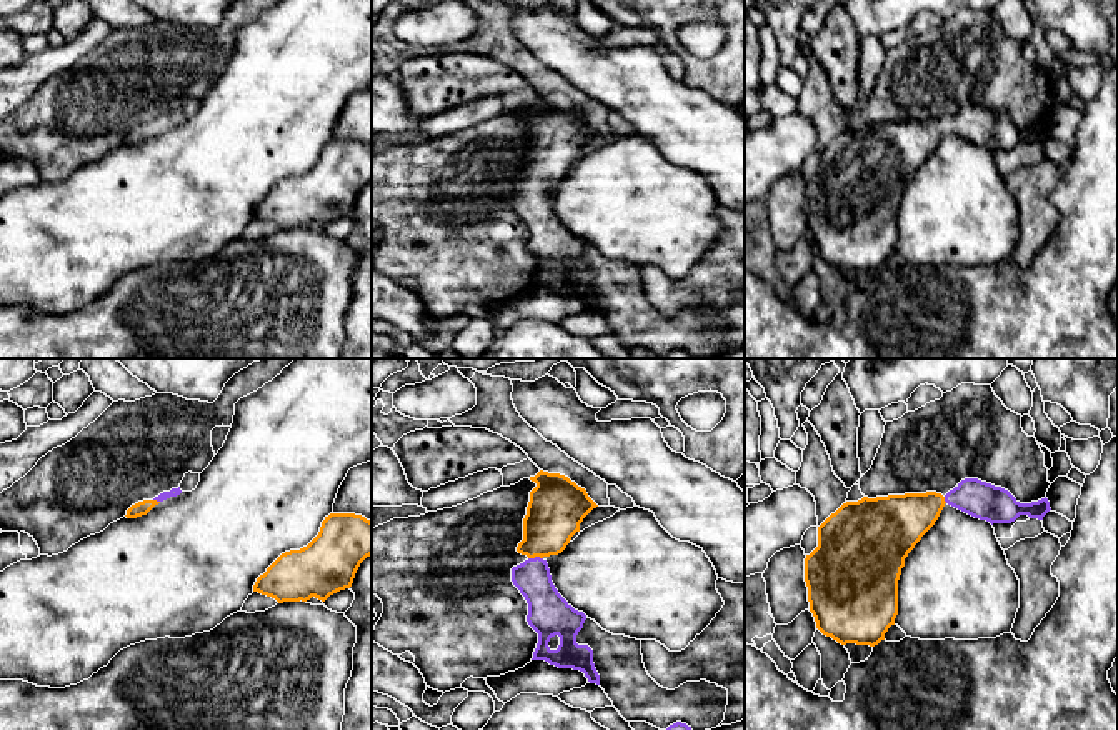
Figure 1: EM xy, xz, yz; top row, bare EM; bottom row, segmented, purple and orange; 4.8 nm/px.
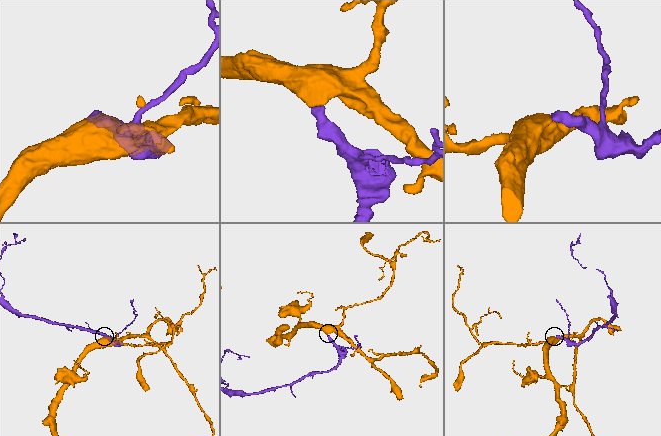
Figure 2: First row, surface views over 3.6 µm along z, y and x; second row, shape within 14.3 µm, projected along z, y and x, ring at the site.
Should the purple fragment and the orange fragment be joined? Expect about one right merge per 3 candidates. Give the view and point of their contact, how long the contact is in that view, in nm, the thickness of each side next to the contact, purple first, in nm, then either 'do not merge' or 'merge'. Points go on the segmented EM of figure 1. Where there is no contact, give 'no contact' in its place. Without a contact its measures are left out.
xz (535, 557) | 70 nm | 180/280 nm | merge

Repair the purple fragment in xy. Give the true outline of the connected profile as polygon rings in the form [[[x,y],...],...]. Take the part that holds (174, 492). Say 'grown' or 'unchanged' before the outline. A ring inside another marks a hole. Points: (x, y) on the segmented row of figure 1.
grown; [[[180,487],[178,488],[172,488],[170,492],[163,492],[160,493],[158,497],[155,497],[153,500],[143,500],[143,502],[138,502],[135,505],[132,505],[128,510],[127,510],[127,518],[137,518],[137,517],[142,517],[142,515],[147,515],[155,505],[158,505],[160,502],[170,498],[170,497],[177,497],[180,495],[182,490]]]

